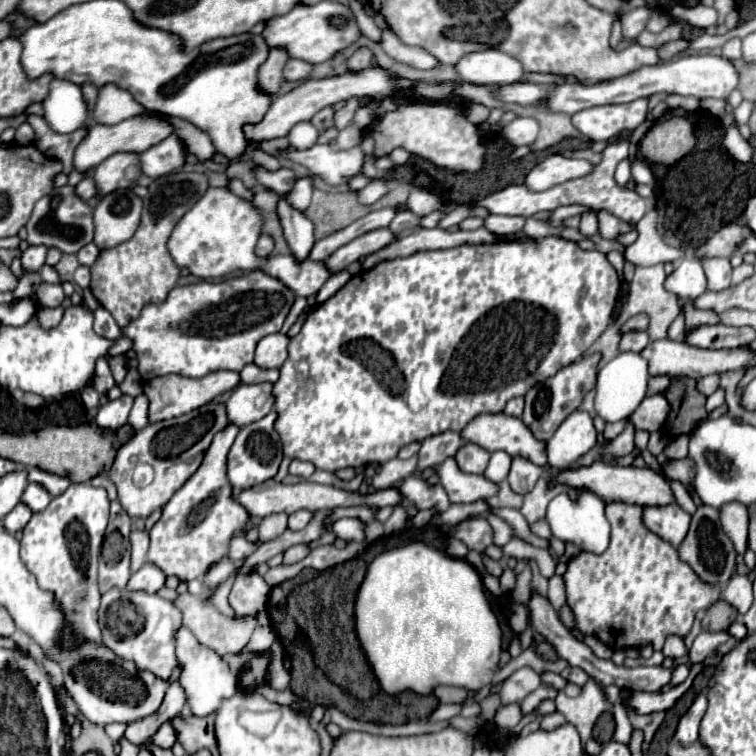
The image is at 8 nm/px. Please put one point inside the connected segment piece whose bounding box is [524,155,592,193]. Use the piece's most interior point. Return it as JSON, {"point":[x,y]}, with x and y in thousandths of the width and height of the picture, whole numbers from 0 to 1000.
{"point":[734,224]}

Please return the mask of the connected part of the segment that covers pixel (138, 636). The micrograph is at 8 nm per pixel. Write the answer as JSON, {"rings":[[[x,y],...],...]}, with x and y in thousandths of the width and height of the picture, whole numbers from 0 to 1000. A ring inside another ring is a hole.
{"rings":[[[148,776],[135,787],[130,827],[135,835],[135,851],[153,866],[183,877],[185,888],[193,885],[214,898],[225,898],[225,890],[235,877],[230,861],[230,835],[241,827],[241,811],[225,795],[209,790],[206,784]]]}

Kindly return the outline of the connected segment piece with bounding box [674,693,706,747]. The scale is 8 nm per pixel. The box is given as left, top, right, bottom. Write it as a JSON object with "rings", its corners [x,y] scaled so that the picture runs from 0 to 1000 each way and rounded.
{"rings":[[[926,917],[915,935],[899,948],[897,954],[897,962],[894,962],[894,970],[892,970],[892,978],[905,985],[905,988],[913,988],[921,978],[923,978],[923,956],[929,954],[929,946],[934,940],[934,917]]]}

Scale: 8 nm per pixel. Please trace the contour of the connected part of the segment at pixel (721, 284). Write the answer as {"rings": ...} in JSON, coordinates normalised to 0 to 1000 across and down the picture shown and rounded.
{"rings":[[[929,343],[937,369],[937,385],[958,385],[966,380],[968,351],[963,343]]]}

